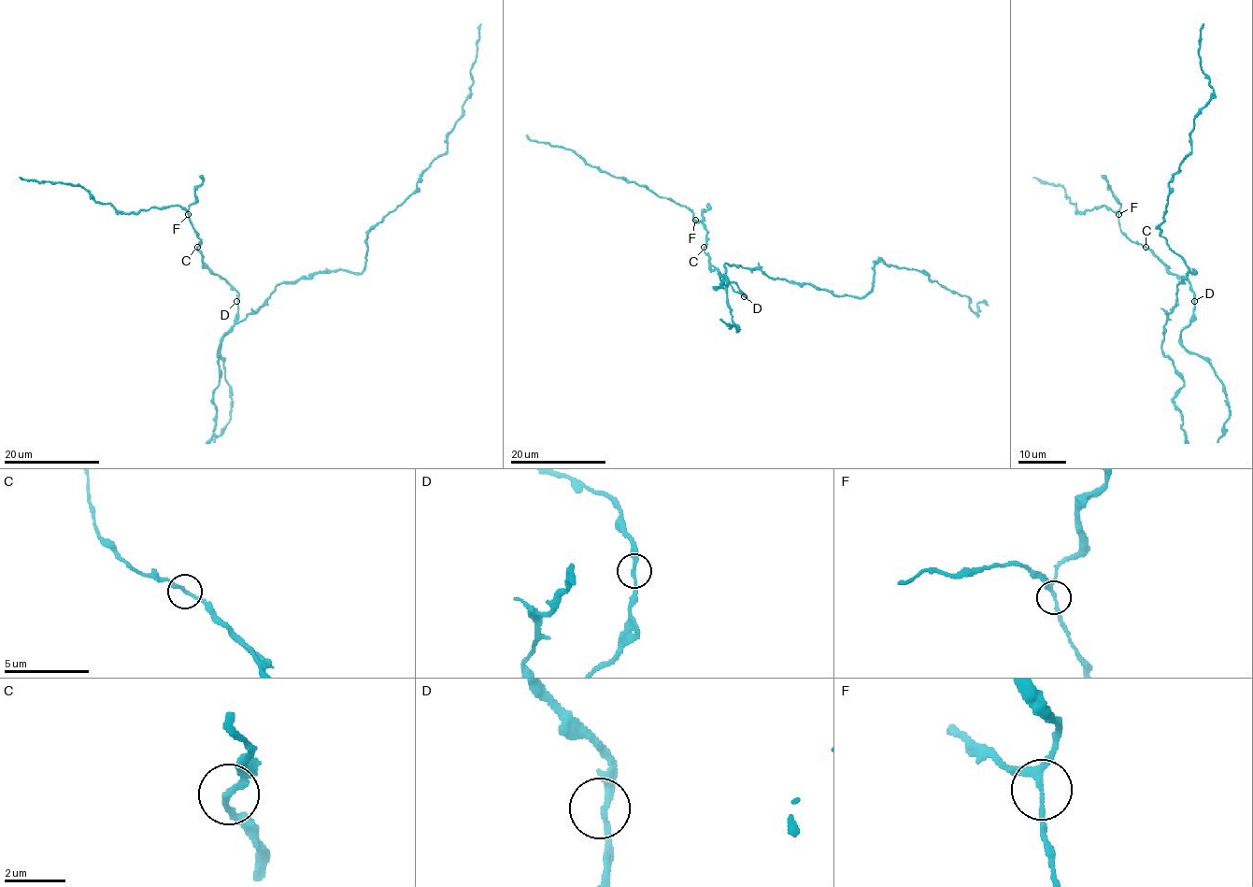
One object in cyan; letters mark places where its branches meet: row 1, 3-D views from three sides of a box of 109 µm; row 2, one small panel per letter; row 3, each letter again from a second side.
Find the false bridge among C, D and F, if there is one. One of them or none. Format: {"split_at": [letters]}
{"split_at": []}

